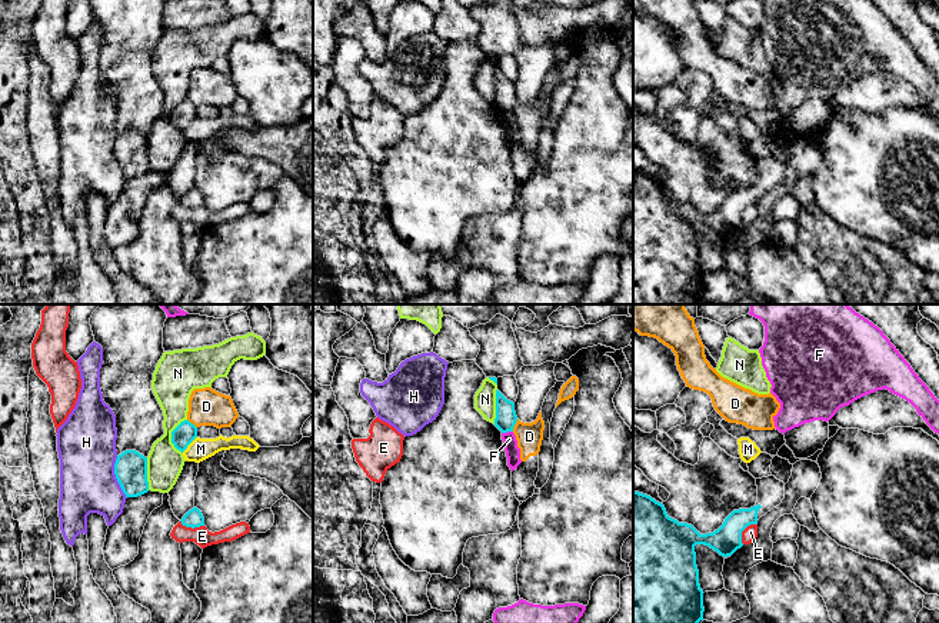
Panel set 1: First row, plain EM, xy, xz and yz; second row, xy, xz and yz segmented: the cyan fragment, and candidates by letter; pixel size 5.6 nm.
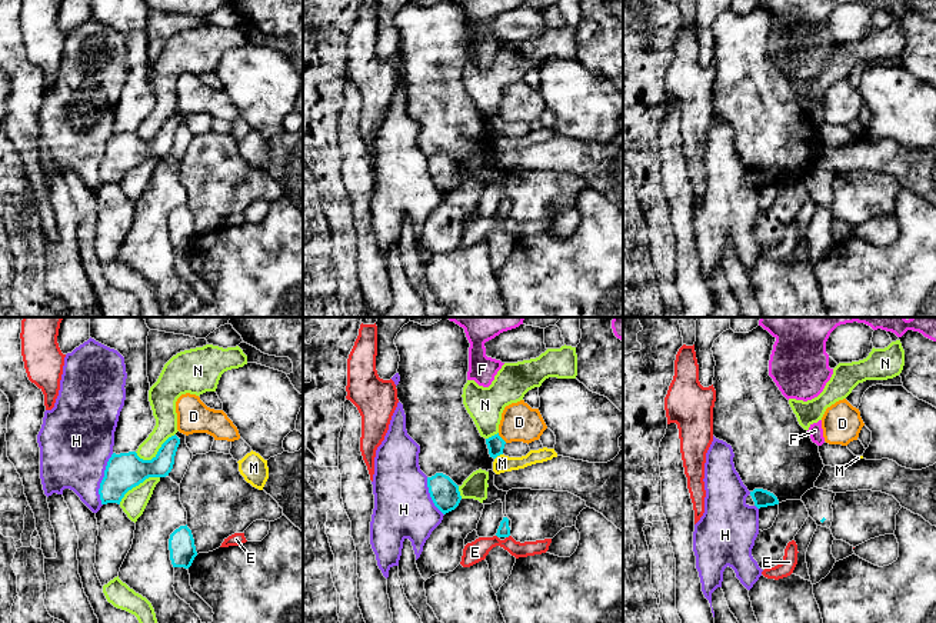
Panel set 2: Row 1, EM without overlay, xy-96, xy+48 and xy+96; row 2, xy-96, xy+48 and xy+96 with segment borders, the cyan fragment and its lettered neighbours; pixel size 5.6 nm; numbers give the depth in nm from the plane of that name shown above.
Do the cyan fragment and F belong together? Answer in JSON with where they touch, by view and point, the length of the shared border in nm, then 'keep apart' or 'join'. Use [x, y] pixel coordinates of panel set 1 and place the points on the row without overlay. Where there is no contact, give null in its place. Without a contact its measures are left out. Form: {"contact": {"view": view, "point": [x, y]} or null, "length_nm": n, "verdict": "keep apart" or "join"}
{"contact": {"view": "xz", "point": [506, 112]}, "length_nm": 70, "verdict": "keep apart"}

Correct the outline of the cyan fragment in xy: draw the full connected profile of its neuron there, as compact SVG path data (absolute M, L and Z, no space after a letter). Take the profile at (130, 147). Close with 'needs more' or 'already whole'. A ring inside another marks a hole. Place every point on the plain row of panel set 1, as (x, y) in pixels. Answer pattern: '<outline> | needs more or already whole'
M126 130L114 143L116 159L126 177L137 177L149 171L147 137L136 130Z | already whole

